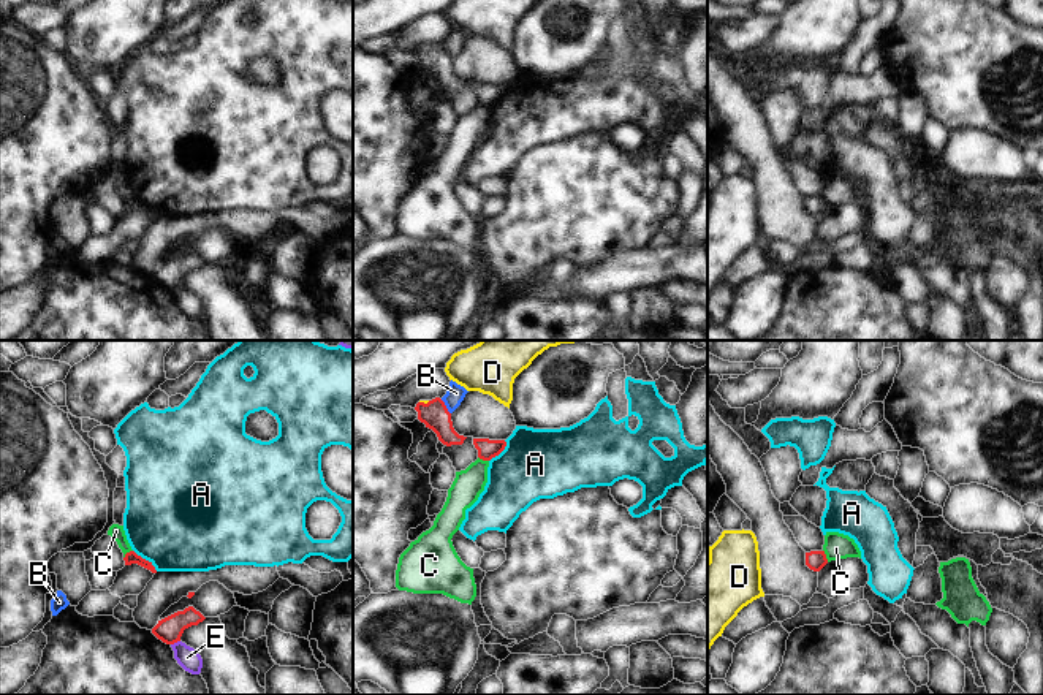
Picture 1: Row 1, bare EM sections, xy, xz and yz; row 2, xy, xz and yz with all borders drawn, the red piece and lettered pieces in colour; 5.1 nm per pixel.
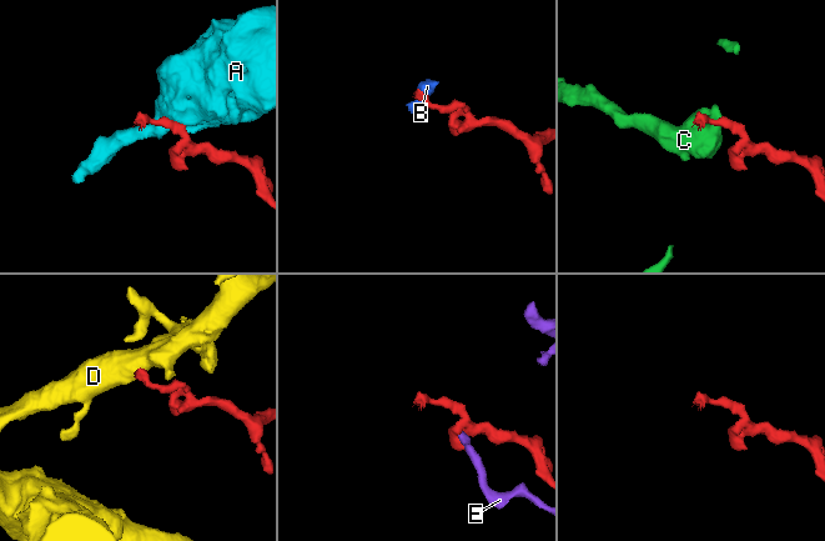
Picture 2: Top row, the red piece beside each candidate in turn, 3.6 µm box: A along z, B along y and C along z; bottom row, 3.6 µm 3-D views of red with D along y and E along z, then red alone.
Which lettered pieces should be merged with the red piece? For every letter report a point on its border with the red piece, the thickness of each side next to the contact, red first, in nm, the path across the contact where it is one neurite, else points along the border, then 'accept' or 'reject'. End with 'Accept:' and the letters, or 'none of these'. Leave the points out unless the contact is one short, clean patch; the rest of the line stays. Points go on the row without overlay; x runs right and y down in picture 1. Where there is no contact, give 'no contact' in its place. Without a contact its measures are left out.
A: meets red in xy at (144, 205); 70 nm thick on the red side, 480 nm on the other; border along xy (133, 195), (157, 216); reject
B: meets red in xz at (445, 53); 140 nm thick on the red side, 90 nm on the other; border along xz (440, 45), (450, 59); reject
C: meets red in yz at (825, 201); 100 nm thick on the red side, 130 nm on the other; border along yz (823, 195), (828, 206); reject
D: meets red in xz at (423, 48); 140 nm thick on the red side, 20 nm on the other; runs through xz (434, 59), (423, 48), (420, 46); accept
E: meets red in xy at (174, 287); 130 nm thick on the red side, 110 nm on the other; border along xy (179, 285), (171, 290); reject
Accept: D

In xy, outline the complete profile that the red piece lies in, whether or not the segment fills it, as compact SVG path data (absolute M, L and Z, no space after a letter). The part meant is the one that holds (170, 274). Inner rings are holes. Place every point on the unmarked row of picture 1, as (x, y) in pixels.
M193 252L177 256L161 266L152 274L152 279L166 290L174 290L180 287L185 274L198 271L206 263L196 256Z

